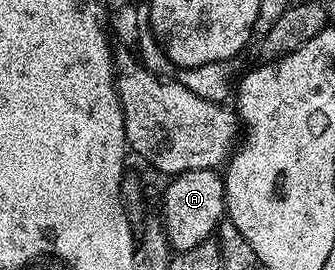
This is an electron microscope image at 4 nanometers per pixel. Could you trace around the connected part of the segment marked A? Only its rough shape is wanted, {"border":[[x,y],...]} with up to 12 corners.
{"border":[[214,168],[168,180],[161,226],[174,252],[195,249],[225,213]]}

